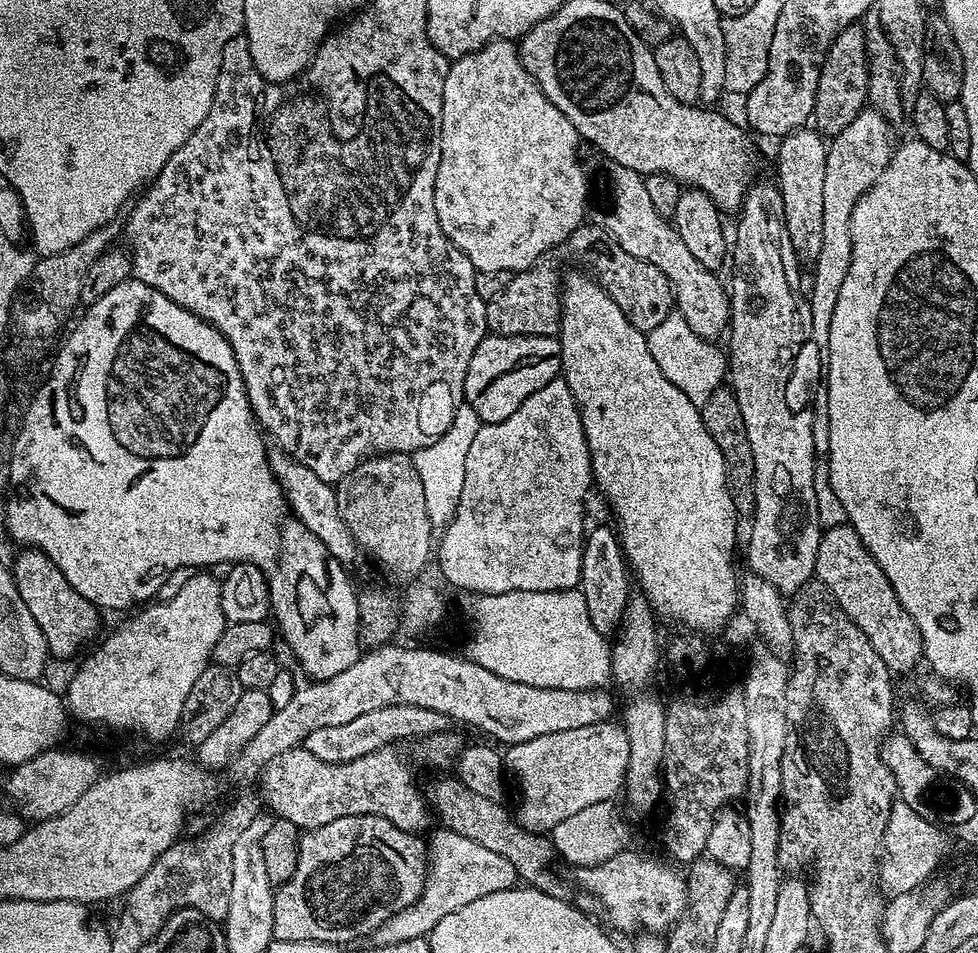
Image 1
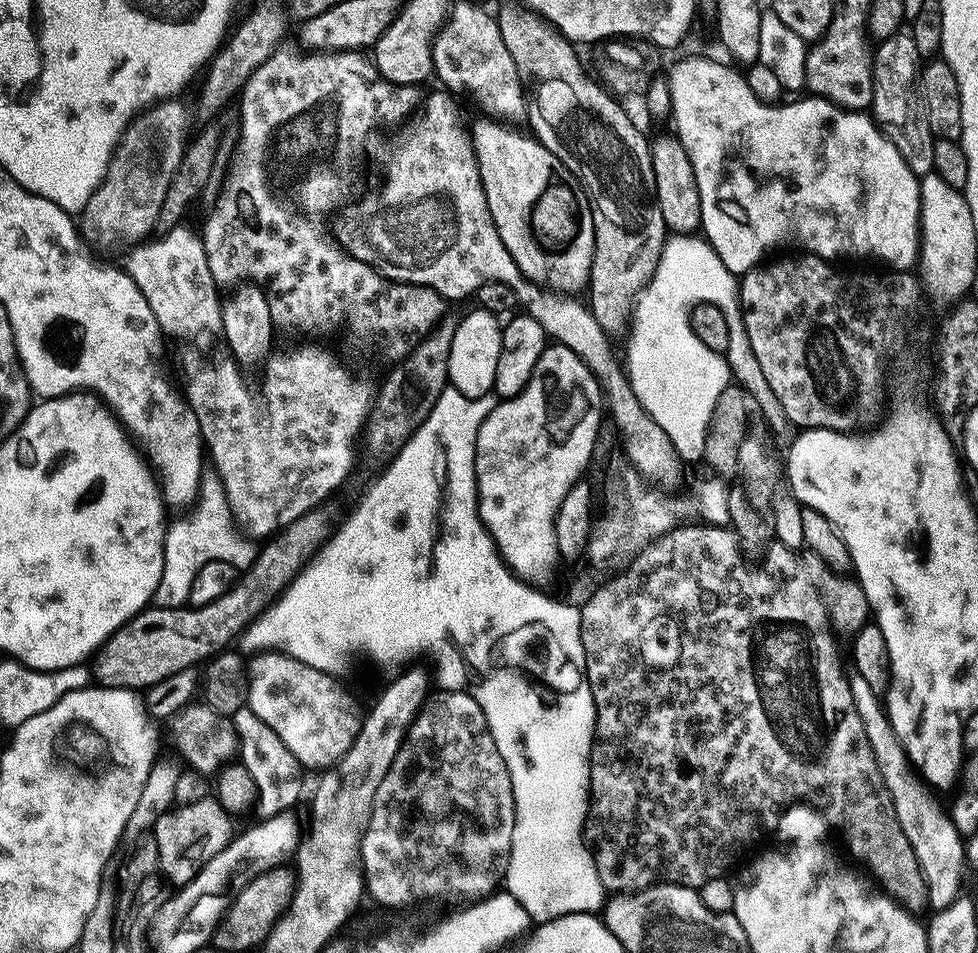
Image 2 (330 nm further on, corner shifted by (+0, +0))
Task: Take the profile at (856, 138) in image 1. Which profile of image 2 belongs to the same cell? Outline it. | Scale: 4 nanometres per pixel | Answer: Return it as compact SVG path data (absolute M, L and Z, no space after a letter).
M901 30L894 36L885 36L875 45L872 58L872 102L871 115L881 132L906 162L906 166L918 178L932 172L934 166L934 146L930 126L926 122L924 102L920 99L918 77L922 58L914 46L911 35Z

